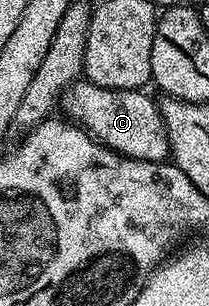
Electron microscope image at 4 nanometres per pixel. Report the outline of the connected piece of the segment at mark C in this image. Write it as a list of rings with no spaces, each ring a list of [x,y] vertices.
[[[80,78],[71,85],[66,100],[68,98],[68,108],[72,111],[71,119],[87,129],[105,148],[111,148],[113,152],[134,160],[164,162],[170,156],[166,122],[160,113],[159,103],[155,99],[152,101],[146,93],[135,88],[103,88],[90,83],[87,78]]]

